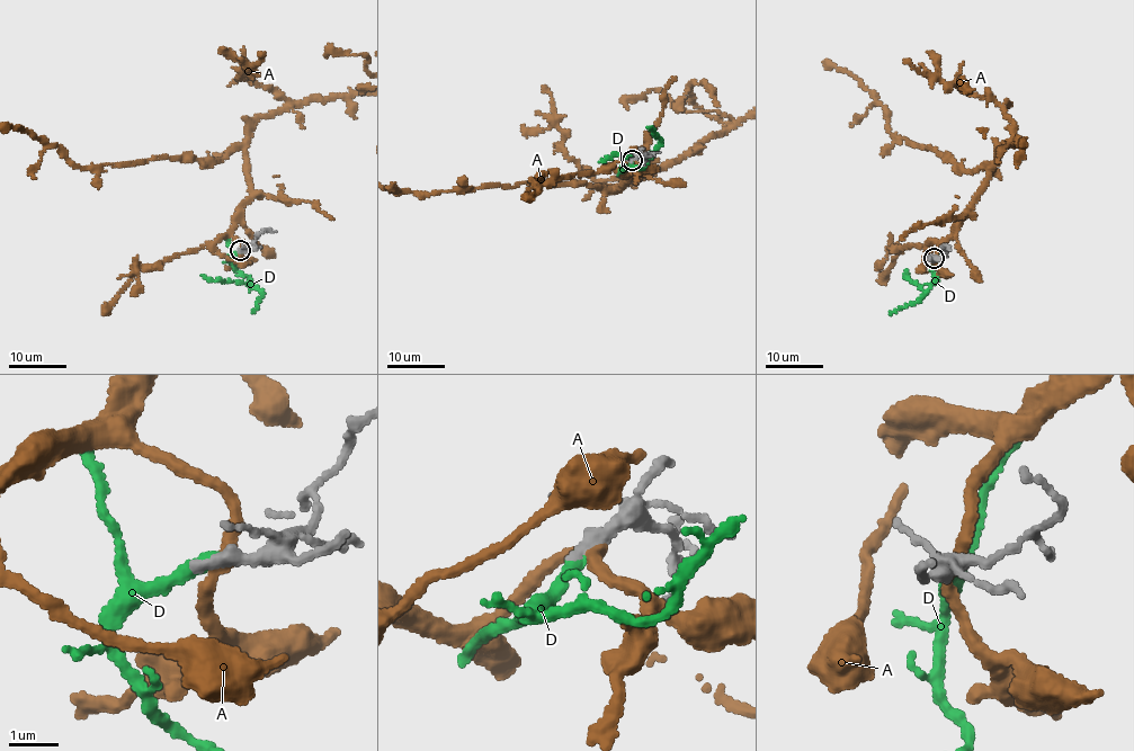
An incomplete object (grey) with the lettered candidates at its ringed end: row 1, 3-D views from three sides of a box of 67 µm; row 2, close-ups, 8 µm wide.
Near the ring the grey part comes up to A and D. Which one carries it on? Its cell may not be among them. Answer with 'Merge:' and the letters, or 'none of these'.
Merge: D

